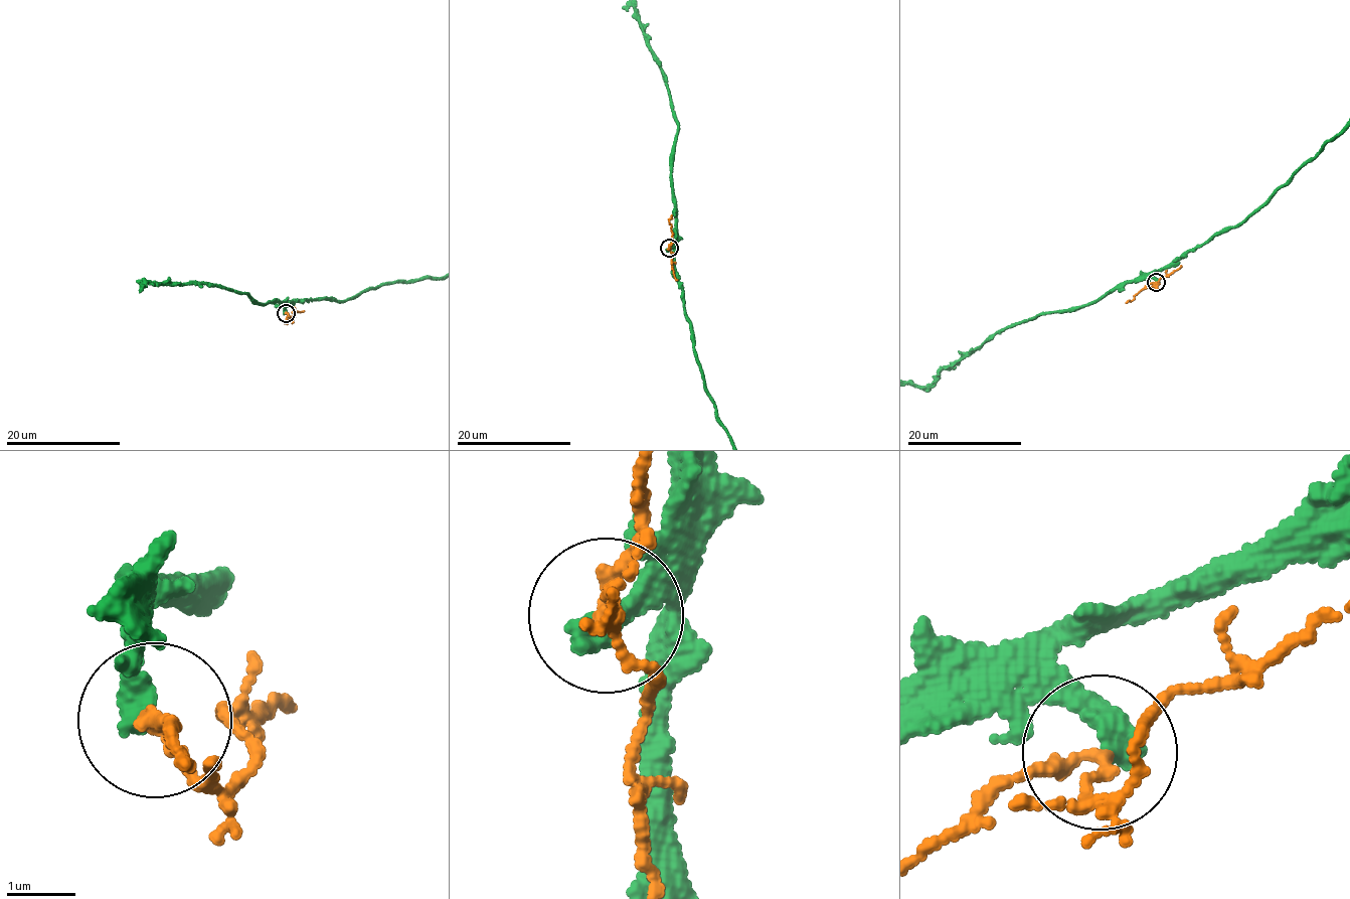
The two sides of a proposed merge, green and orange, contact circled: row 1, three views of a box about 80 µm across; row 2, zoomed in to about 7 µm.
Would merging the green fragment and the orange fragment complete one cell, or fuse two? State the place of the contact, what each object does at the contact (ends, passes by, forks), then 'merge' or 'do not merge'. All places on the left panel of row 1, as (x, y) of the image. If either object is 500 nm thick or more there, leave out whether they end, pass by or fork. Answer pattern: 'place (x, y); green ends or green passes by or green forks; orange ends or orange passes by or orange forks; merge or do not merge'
place (286, 313); green ends; orange passes by; do not merge

